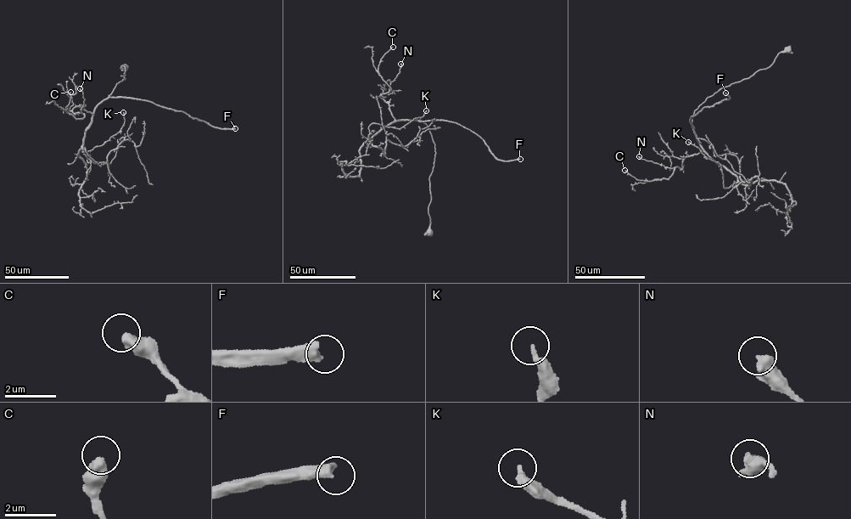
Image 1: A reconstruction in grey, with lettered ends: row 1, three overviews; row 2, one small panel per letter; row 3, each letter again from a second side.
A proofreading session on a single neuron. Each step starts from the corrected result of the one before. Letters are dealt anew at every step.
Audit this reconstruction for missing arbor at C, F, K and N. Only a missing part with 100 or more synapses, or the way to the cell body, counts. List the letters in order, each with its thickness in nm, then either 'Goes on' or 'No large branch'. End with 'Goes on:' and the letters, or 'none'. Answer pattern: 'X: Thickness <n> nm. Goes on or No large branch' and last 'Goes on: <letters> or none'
C: Thickness 500 nm. No large branch
F: Thickness 460 nm. Goes on
K: Thickness 240 nm. No large branch
N: Thickness 460 nm. No large branch
Goes on: F

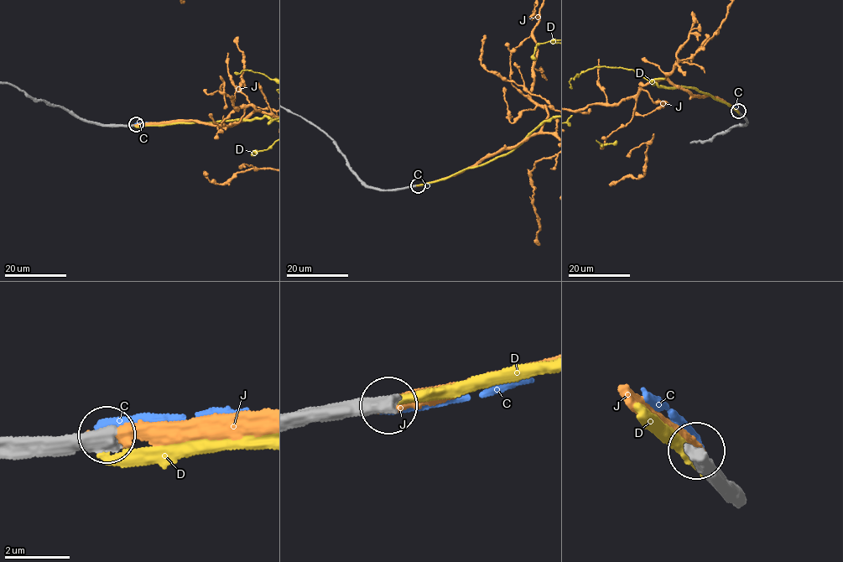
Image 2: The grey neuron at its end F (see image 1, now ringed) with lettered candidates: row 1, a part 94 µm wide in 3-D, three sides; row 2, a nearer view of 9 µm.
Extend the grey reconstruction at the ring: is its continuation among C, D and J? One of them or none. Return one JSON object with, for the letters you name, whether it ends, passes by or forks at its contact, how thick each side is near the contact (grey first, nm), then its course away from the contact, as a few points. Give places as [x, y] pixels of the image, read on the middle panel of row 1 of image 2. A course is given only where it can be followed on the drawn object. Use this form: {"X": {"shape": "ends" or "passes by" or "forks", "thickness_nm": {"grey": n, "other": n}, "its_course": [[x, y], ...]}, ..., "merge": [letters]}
{"J": {"shape": "ends", "thickness_nm": {"grey": 600, "other": 340}}, "merge": ["J"]}

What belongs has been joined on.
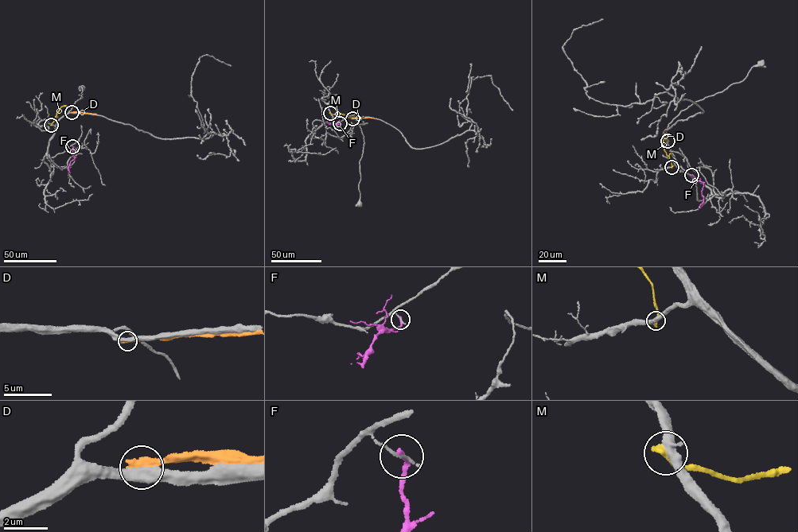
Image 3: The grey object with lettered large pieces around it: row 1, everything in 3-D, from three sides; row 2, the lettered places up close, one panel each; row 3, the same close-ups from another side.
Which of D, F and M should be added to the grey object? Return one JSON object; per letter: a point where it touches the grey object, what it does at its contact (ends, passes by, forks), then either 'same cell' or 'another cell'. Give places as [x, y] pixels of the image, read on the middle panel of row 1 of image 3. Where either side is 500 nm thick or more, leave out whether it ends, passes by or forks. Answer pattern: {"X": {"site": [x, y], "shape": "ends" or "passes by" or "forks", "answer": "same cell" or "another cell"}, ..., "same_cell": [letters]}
{"D": {"site": [352, 118], "shape": "ends", "answer": "another cell"}, "F": {"site": [340, 123], "shape": "ends", "answer": "another cell"}, "M": {"site": [330, 113], "shape": "ends", "answer": "another cell"}, "same_cell": []}

